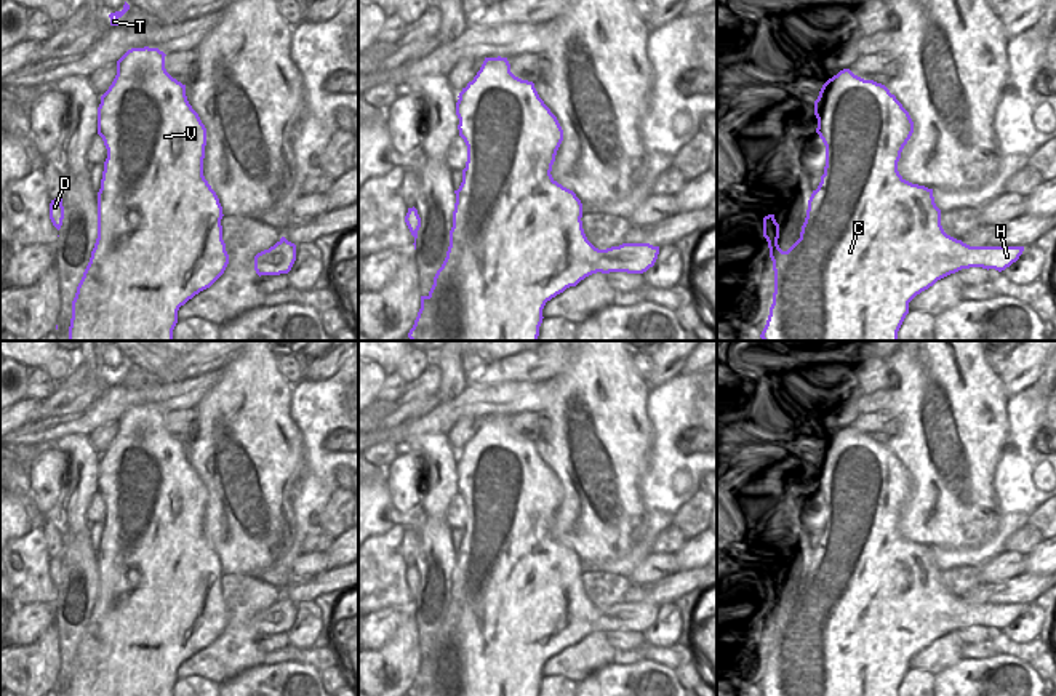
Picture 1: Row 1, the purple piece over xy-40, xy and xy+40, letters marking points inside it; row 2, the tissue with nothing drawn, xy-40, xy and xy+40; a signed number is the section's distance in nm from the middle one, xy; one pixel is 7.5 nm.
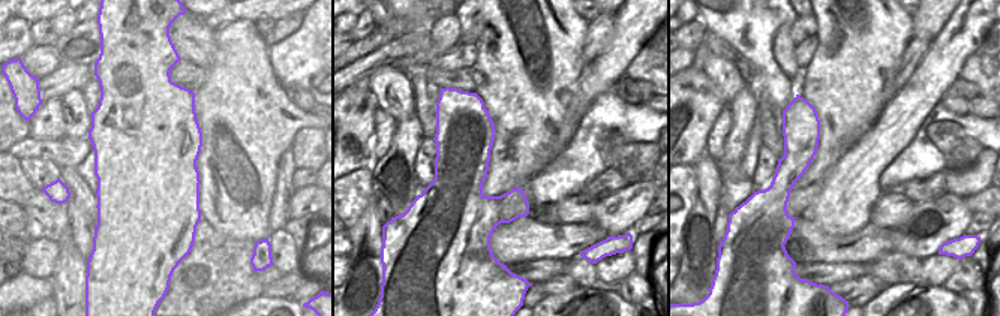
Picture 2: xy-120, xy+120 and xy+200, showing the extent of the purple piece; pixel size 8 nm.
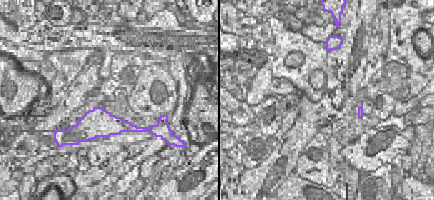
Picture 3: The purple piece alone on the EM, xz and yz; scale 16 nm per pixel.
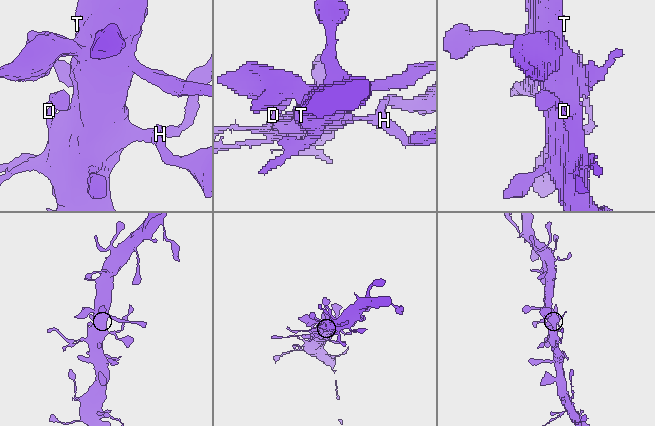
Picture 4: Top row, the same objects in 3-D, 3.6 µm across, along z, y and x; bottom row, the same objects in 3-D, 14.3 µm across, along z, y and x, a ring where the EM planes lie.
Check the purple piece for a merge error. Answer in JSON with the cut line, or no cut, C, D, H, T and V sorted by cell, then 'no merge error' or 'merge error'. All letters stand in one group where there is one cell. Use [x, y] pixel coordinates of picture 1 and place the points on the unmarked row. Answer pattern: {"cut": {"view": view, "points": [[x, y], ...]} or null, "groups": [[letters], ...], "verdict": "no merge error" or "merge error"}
{"cut": null, "groups": [["C", "D", "H", "T", "V"]], "verdict": "no merge error"}

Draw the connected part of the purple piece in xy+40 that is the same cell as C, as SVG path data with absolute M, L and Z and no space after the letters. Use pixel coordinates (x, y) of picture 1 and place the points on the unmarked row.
M843 427L822 443L814 459L814 474L816 491L826 504L826 525L818 547L808 558L800 597L782 610L778 603L779 582L774 573L763 576L774 651L760 696L898 696L909 672L909 661L938 638L970 626L1002 630L1019 618L1024 605L970 605L947 594L933 547L912 542L899 533L898 520L914 491L914 480L885 443Z

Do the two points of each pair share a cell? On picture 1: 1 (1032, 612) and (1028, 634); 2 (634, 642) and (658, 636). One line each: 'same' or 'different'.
1: same
2: different

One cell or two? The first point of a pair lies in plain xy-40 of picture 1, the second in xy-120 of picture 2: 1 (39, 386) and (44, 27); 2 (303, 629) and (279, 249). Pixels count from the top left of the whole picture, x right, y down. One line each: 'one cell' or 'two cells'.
1: one cell
2: one cell

